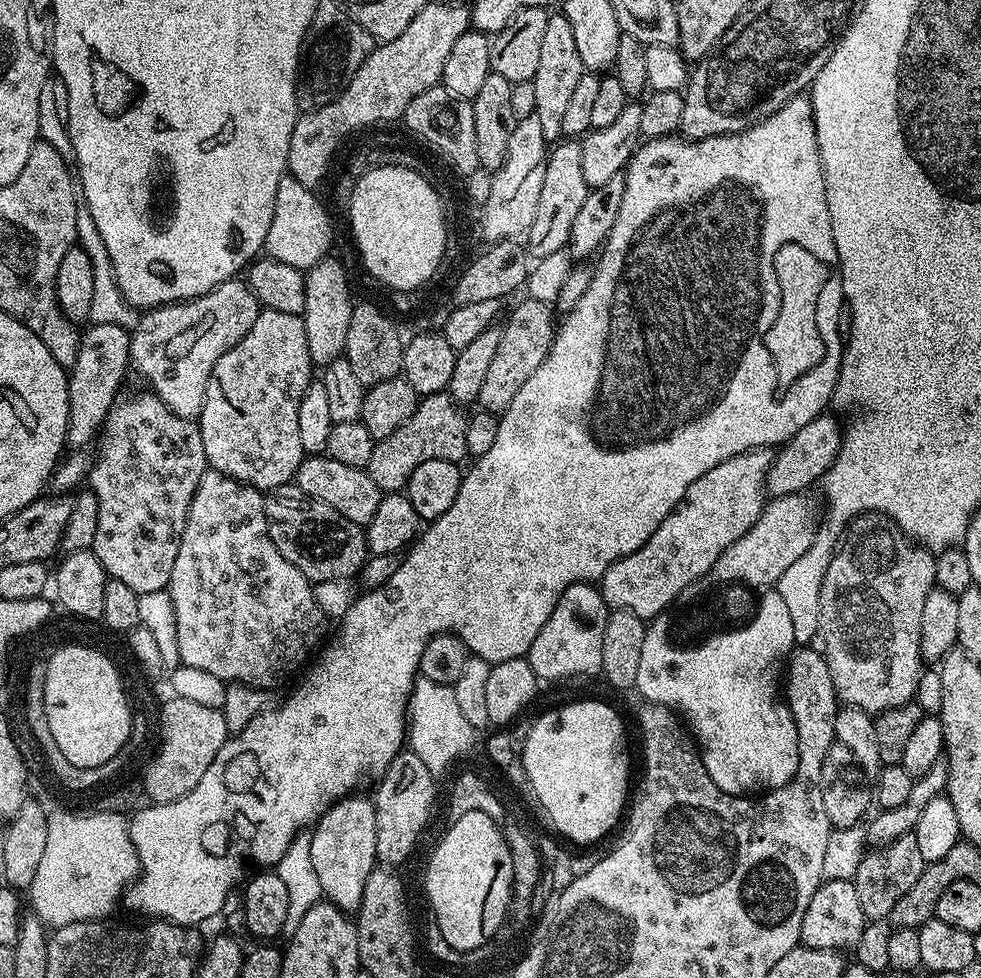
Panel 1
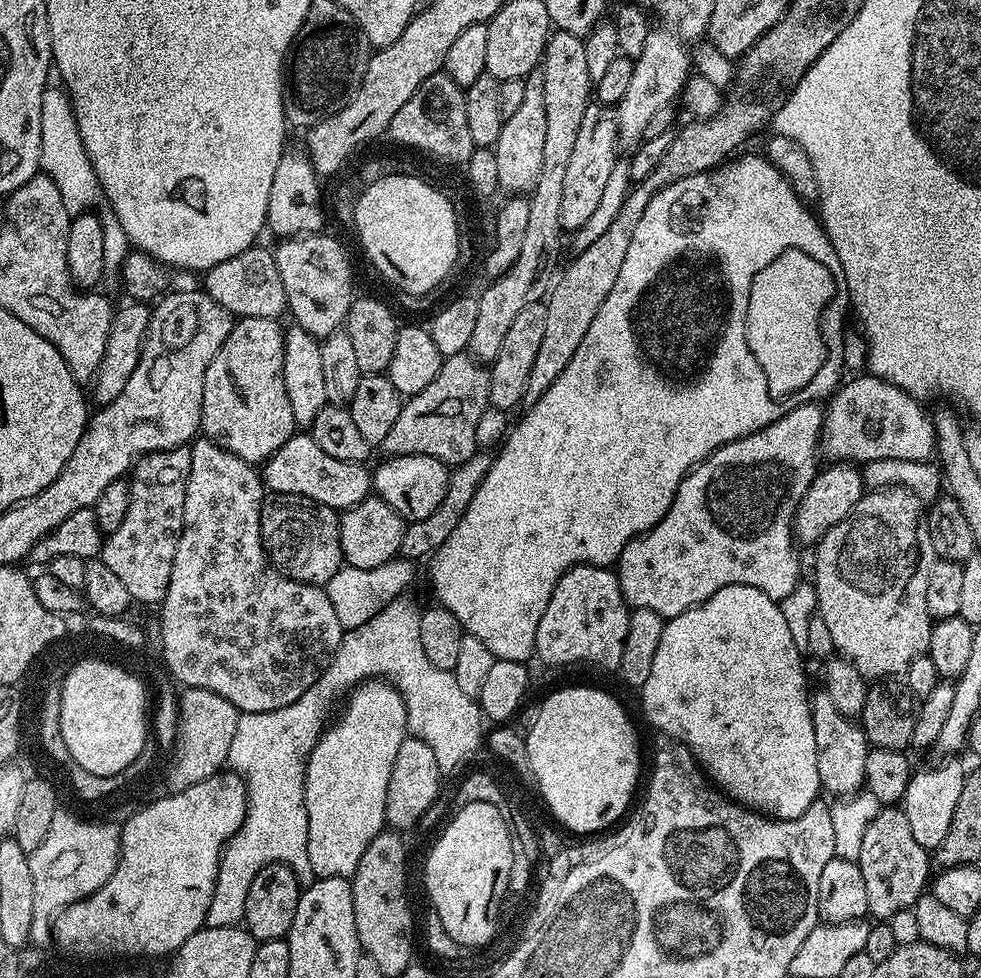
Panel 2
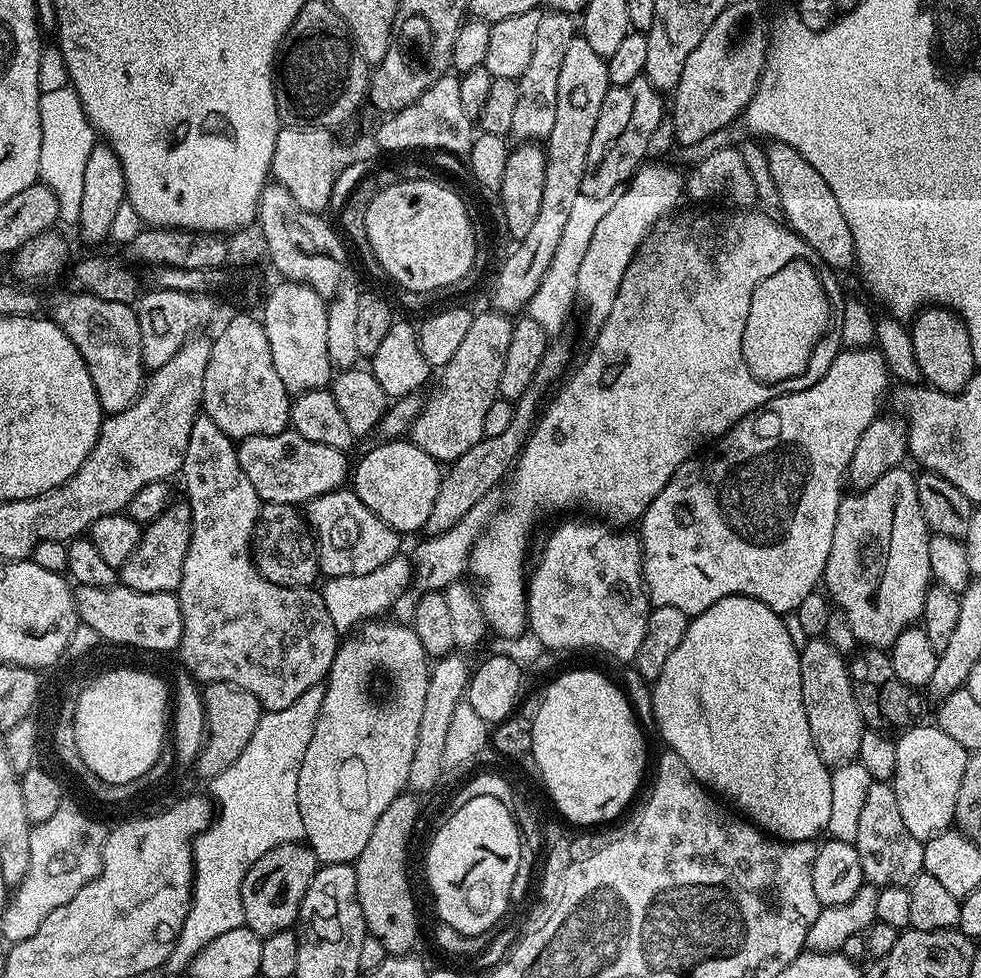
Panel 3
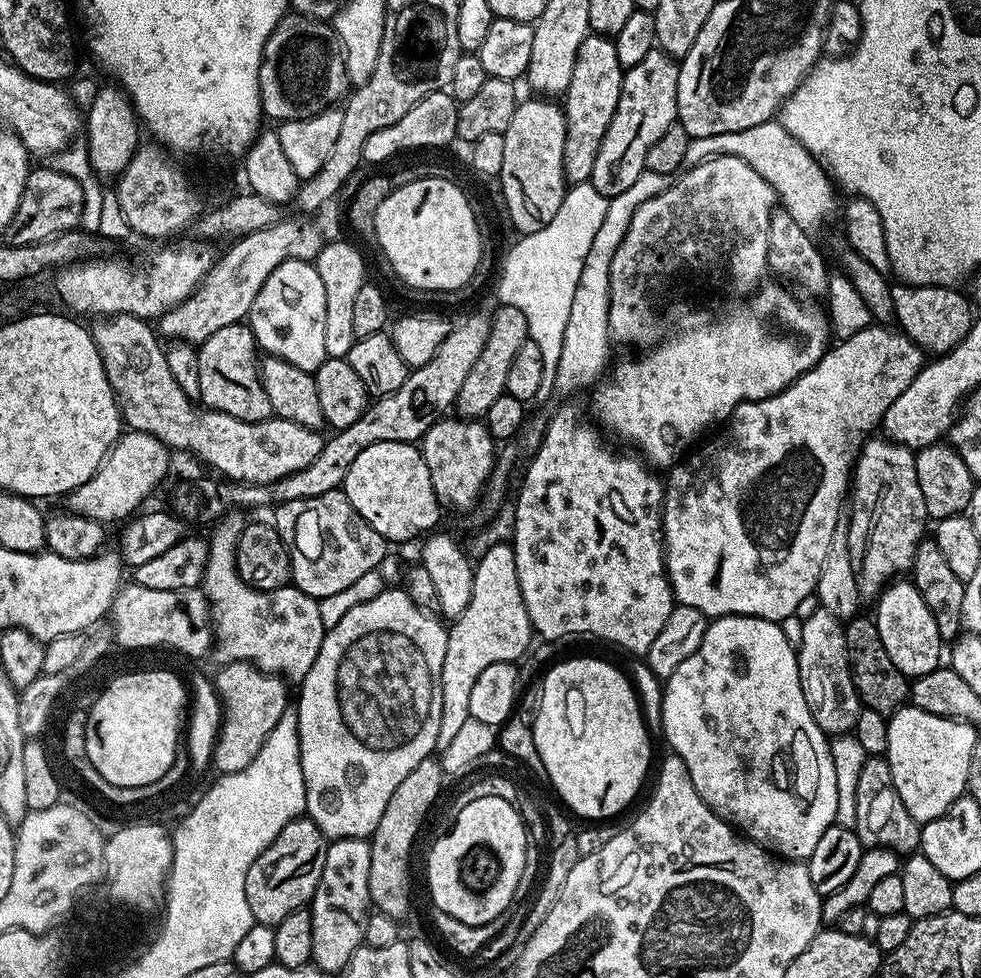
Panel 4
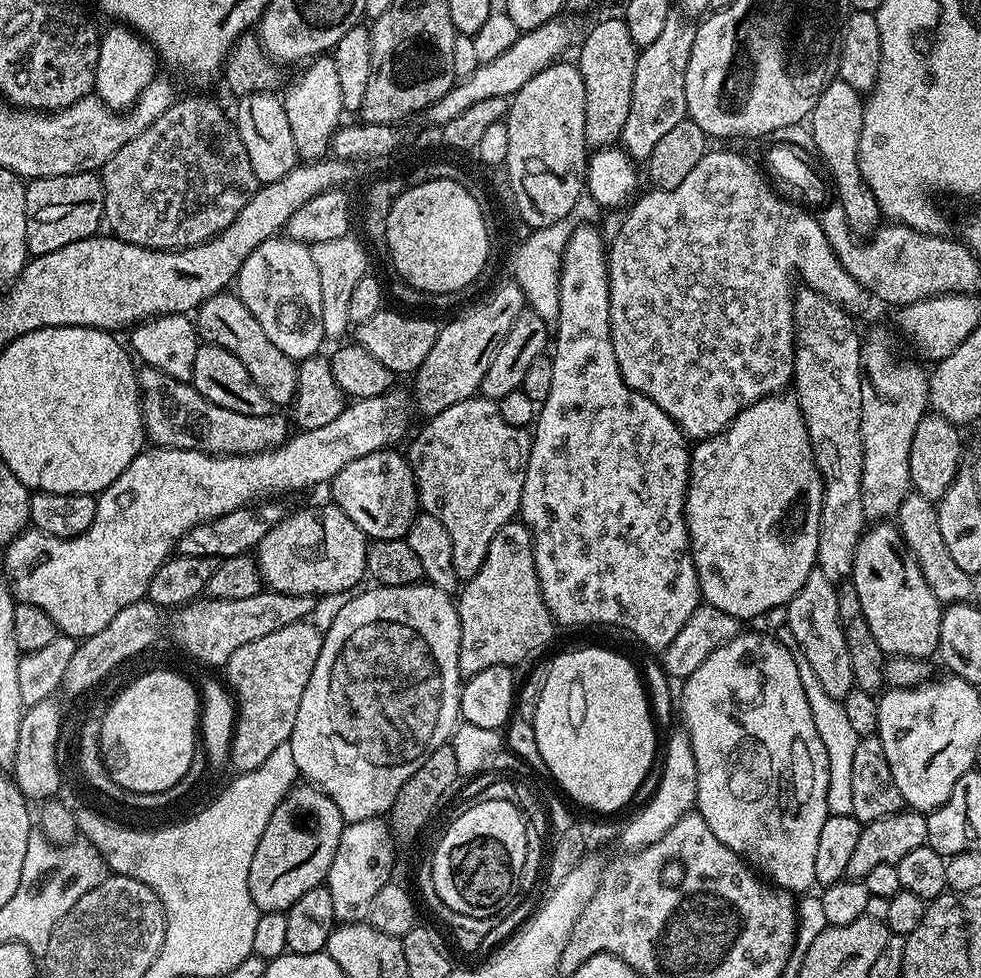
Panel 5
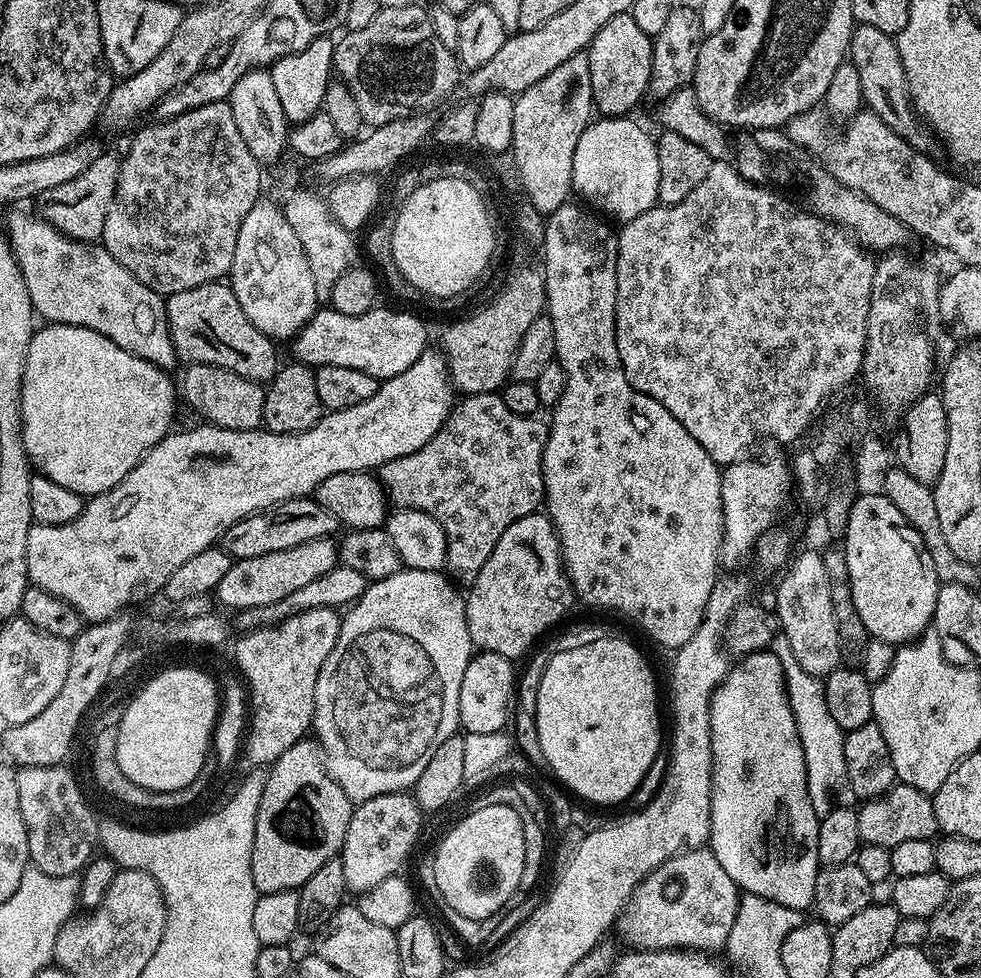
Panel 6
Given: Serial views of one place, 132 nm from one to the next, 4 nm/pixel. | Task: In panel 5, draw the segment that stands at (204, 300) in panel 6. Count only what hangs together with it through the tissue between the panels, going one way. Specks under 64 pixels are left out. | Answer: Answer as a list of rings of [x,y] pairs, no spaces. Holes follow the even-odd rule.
[[[225,290],[217,296],[210,297],[206,303],[196,309],[194,323],[196,333],[203,343],[217,344],[230,350],[230,354],[234,354],[234,358],[238,358],[238,362],[242,362],[242,366],[250,370],[250,378],[254,378],[254,386],[258,386],[258,390],[266,394],[269,405],[291,405],[298,380],[297,361],[282,354],[282,350],[278,350],[278,346],[274,346],[274,342],[266,338],[262,326],[258,326],[258,318],[254,318],[250,310],[246,310],[239,296]]]

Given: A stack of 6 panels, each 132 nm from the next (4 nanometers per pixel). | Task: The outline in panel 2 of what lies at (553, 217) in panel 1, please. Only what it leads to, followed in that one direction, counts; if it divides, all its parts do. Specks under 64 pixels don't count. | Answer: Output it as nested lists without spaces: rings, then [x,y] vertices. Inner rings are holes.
[[[589,103],[586,114],[582,114],[582,126],[578,129],[570,163],[566,165],[566,182],[562,186],[560,227],[565,233],[571,234],[579,230],[598,207],[606,182],[610,179],[610,170],[614,170],[618,162],[616,148],[620,147],[615,111],[606,104]]]

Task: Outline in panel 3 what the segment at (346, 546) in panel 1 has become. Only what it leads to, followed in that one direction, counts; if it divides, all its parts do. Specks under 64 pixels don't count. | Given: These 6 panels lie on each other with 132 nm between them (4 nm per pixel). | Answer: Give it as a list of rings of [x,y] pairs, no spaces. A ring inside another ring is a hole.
[[[264,504],[261,507],[256,531],[252,533],[252,561],[262,574],[262,578],[275,584],[281,584],[287,588],[306,588],[317,583],[316,576],[319,577],[321,571],[320,558],[316,555],[316,537],[308,527],[305,513],[297,505]]]

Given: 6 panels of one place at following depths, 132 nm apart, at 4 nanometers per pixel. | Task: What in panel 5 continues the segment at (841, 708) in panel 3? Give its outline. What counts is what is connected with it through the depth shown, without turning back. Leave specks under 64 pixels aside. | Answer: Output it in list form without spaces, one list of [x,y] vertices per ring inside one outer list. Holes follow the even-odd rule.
[[[818,570],[812,571],[806,578],[802,590],[794,594],[794,598],[786,606],[788,620],[786,626],[794,630],[794,638],[798,638],[798,646],[802,646],[802,654],[810,661],[810,670],[814,670],[814,681],[830,698],[843,702],[846,694],[854,687],[854,666],[850,666],[850,650],[846,650],[844,627],[838,622],[837,585],[826,574]]]

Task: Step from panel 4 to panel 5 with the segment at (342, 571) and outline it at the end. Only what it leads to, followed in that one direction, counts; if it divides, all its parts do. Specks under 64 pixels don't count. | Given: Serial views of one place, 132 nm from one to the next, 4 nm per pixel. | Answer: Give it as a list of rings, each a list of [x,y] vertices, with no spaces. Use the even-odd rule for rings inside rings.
[[[325,502],[317,508],[300,508],[293,516],[292,513],[285,515],[280,524],[274,526],[274,530],[266,534],[266,538],[262,538],[262,542],[254,550],[254,559],[261,581],[273,592],[317,598],[330,594],[348,594],[357,587],[355,584],[360,579],[365,579],[369,543],[369,537],[358,530],[358,526],[354,526],[354,522],[346,518],[346,514],[342,514],[338,505]]]

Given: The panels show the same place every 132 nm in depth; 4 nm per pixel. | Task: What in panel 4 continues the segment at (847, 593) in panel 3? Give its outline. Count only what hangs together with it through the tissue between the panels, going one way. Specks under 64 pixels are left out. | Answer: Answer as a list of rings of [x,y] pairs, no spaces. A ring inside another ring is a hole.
[[[876,438],[865,439],[862,447],[858,452],[858,459],[854,464],[854,475],[850,480],[850,508],[852,504],[852,513],[846,516],[848,522],[848,545],[850,546],[850,566],[854,568],[854,574],[858,580],[858,590],[861,597],[875,598],[897,579],[901,574],[907,573],[912,566],[912,559],[916,553],[916,547],[920,541],[925,539],[924,523],[929,523],[930,517],[926,510],[926,502],[922,502],[922,490],[918,486],[918,470],[916,469],[916,452],[908,448],[905,444],[895,444],[893,440],[887,438],[879,438],[880,440],[872,440]]]

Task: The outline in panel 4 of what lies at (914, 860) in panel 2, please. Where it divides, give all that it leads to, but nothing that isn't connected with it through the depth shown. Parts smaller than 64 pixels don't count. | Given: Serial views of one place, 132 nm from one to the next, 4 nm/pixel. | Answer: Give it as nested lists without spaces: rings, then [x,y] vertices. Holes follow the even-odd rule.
[[[869,756],[862,766],[856,797],[858,814],[854,831],[865,849],[888,848],[897,854],[912,854],[919,849],[921,825],[910,818],[910,810],[902,806],[902,798],[898,798],[898,790],[894,790],[894,778],[884,756]]]

